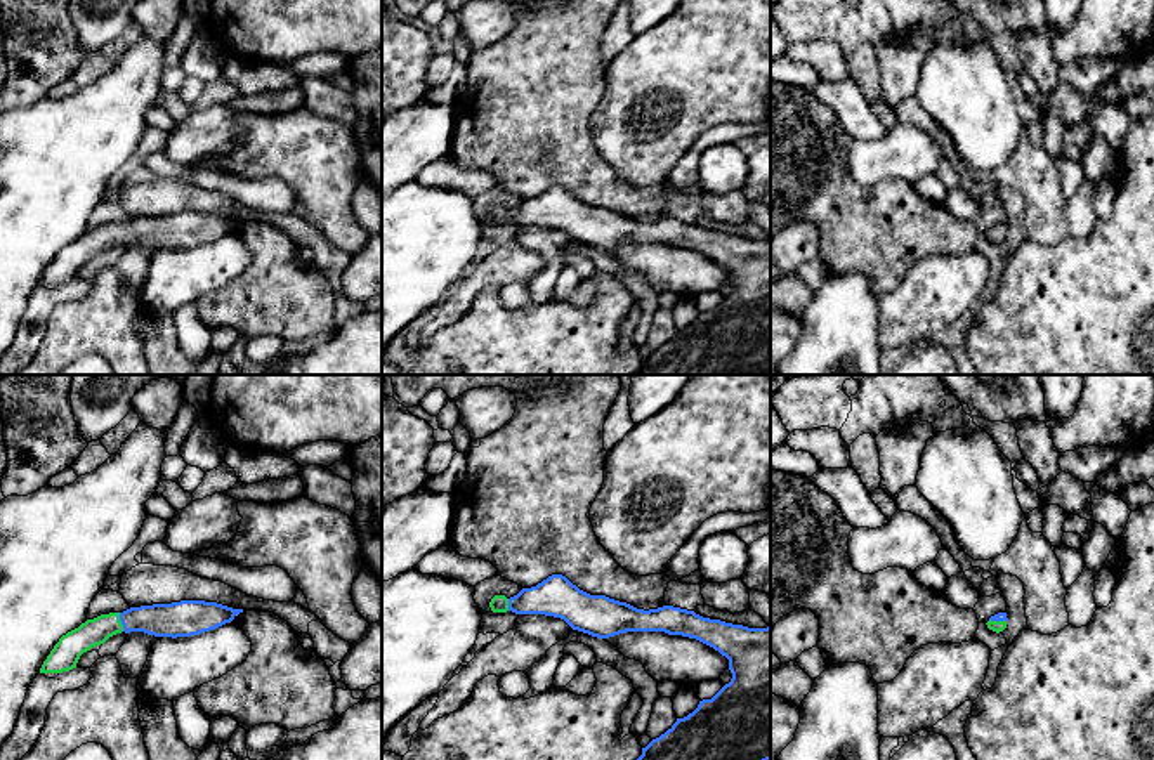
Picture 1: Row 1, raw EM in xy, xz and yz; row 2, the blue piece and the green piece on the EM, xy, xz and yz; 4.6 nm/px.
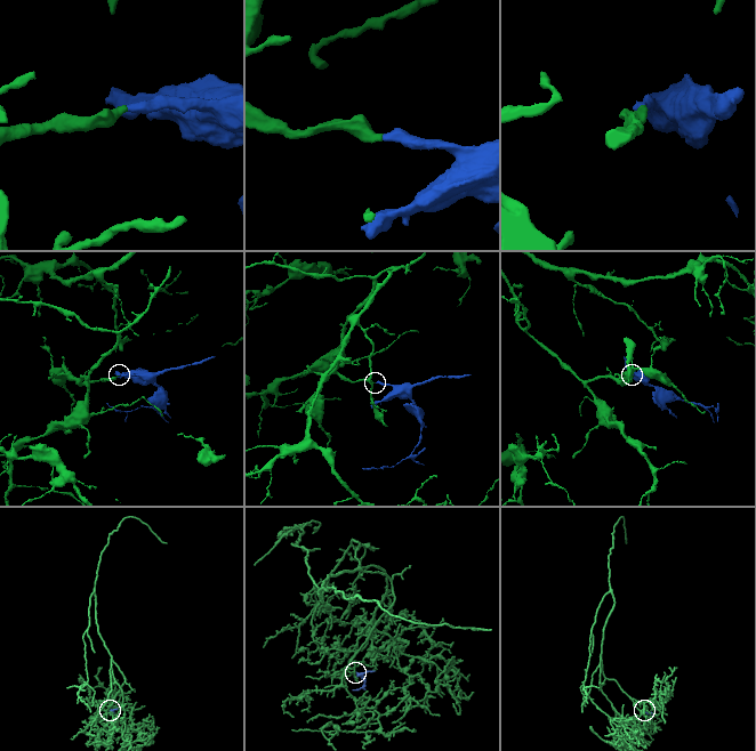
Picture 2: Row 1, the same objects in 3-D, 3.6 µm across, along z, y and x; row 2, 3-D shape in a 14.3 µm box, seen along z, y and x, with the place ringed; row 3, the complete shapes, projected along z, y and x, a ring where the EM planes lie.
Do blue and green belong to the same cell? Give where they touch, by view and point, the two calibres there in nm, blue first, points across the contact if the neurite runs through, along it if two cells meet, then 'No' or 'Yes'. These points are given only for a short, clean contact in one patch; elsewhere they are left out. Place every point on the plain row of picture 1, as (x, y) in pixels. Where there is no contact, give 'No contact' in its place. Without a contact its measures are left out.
Touches blue at xy (120, 231). Thickness 160 nm (blue) against 130 nm. Path across: xy (174, 231), (120, 231), (94, 243). Yes

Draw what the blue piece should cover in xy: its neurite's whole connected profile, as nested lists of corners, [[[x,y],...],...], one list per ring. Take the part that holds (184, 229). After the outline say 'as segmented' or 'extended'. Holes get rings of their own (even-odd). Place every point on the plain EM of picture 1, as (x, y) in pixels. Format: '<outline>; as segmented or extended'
[[[180,212],[130,219],[101,226],[68,243],[43,272],[40,285],[62,285],[76,279],[80,267],[116,245],[144,243],[154,248],[191,248],[231,234],[243,220],[217,213]]]; extended

